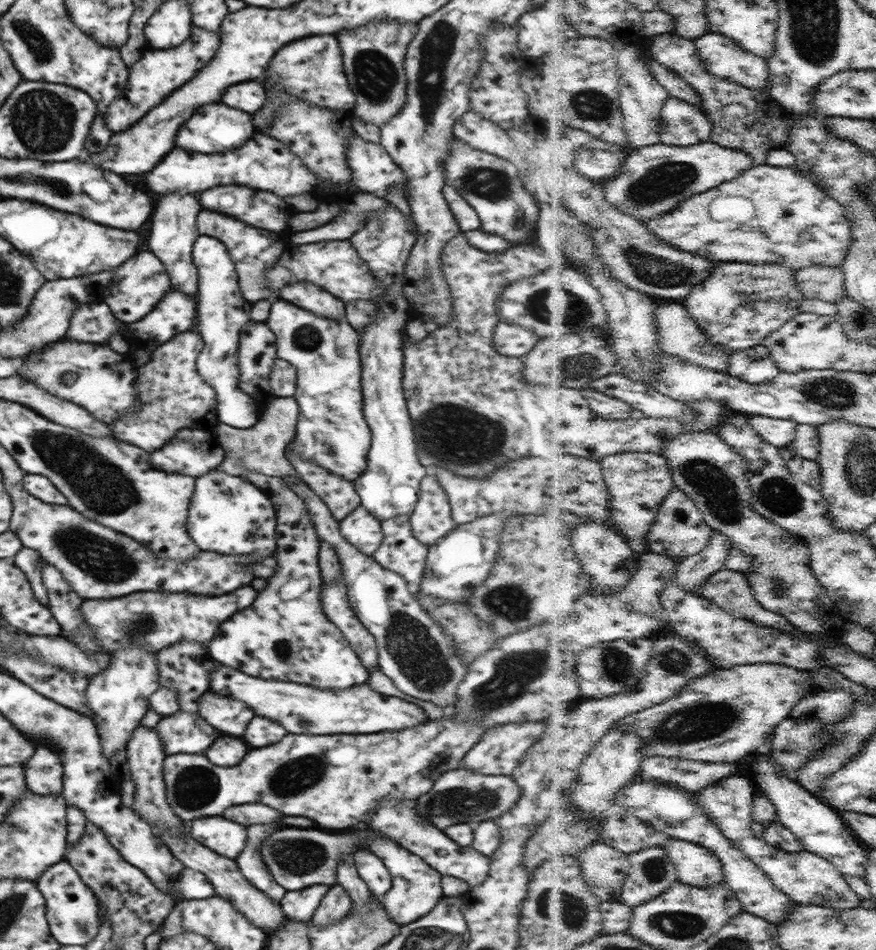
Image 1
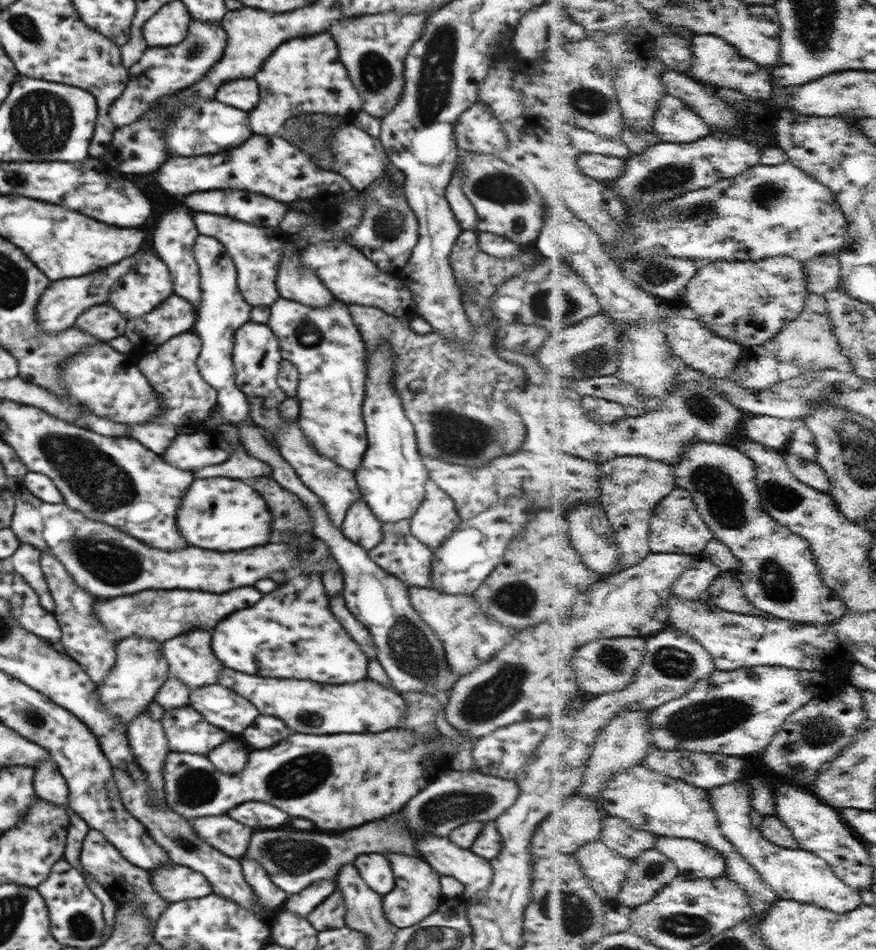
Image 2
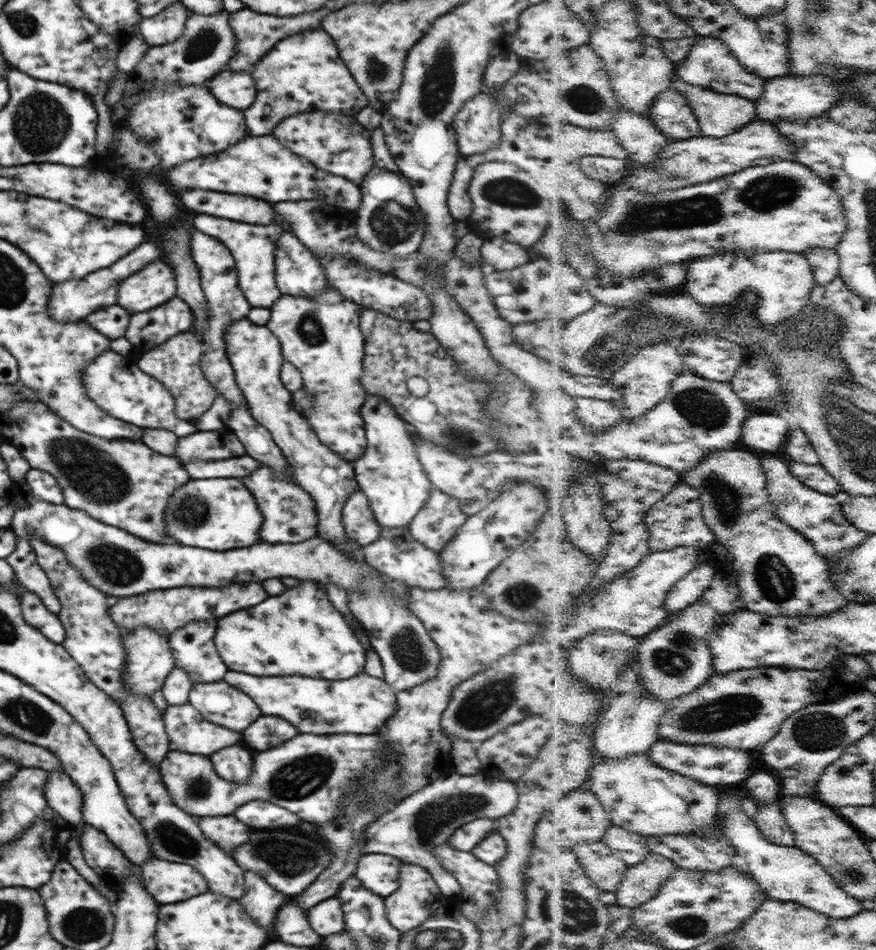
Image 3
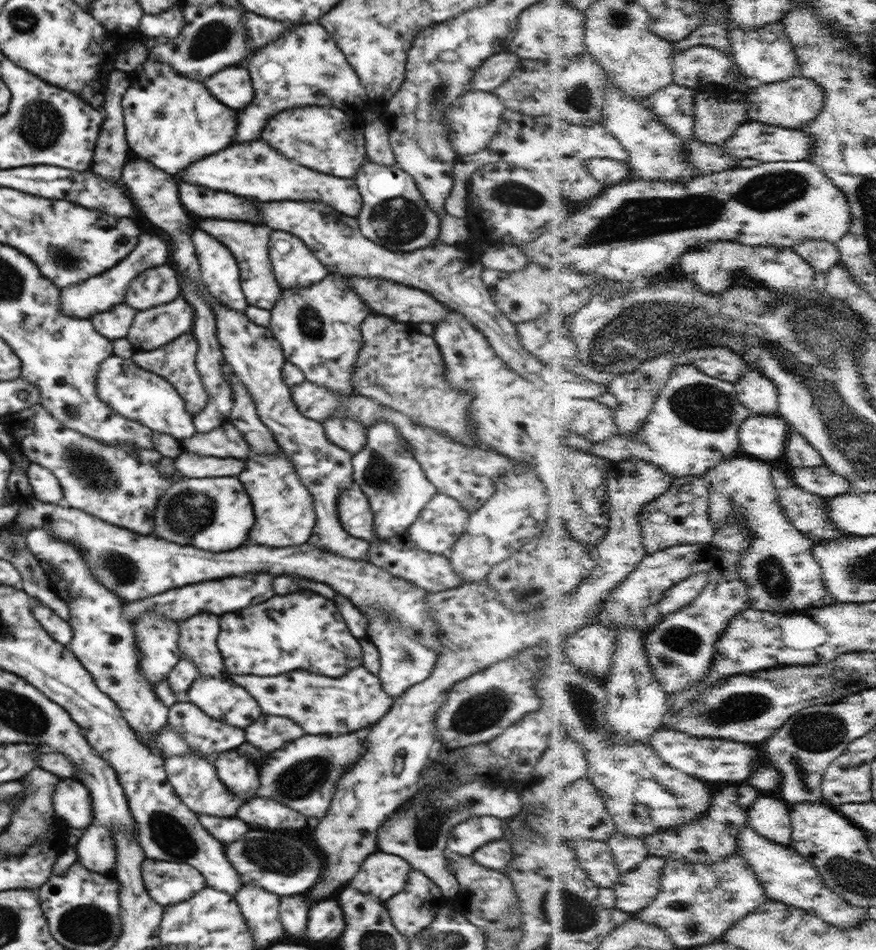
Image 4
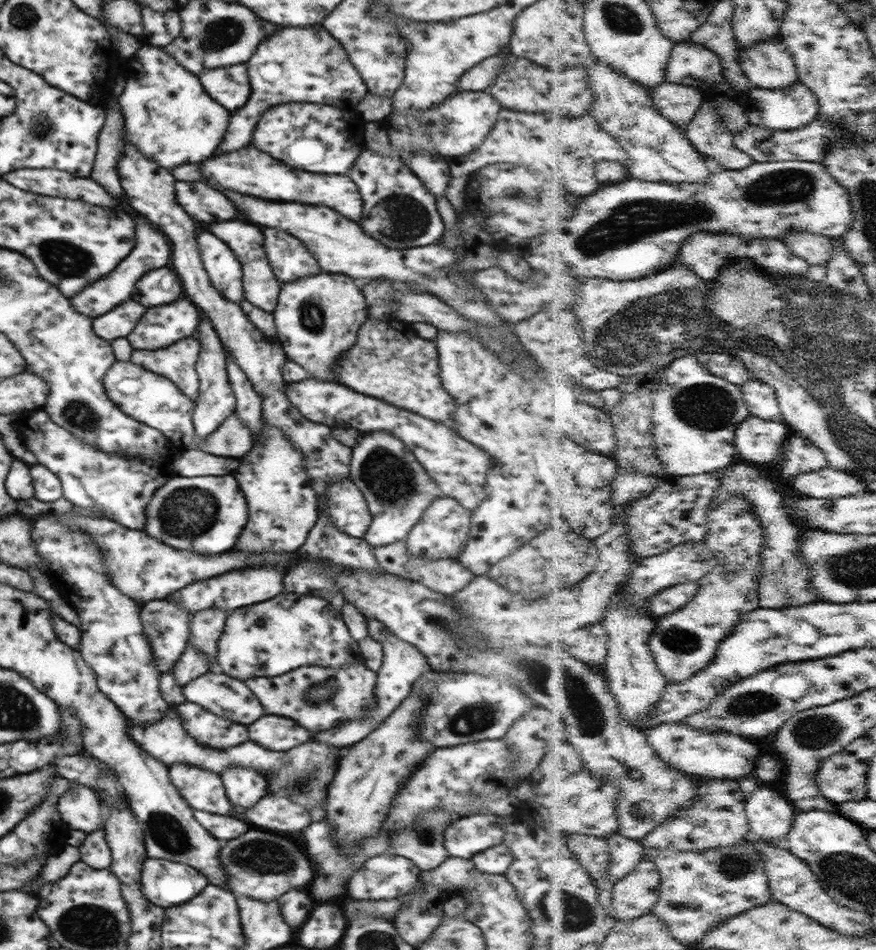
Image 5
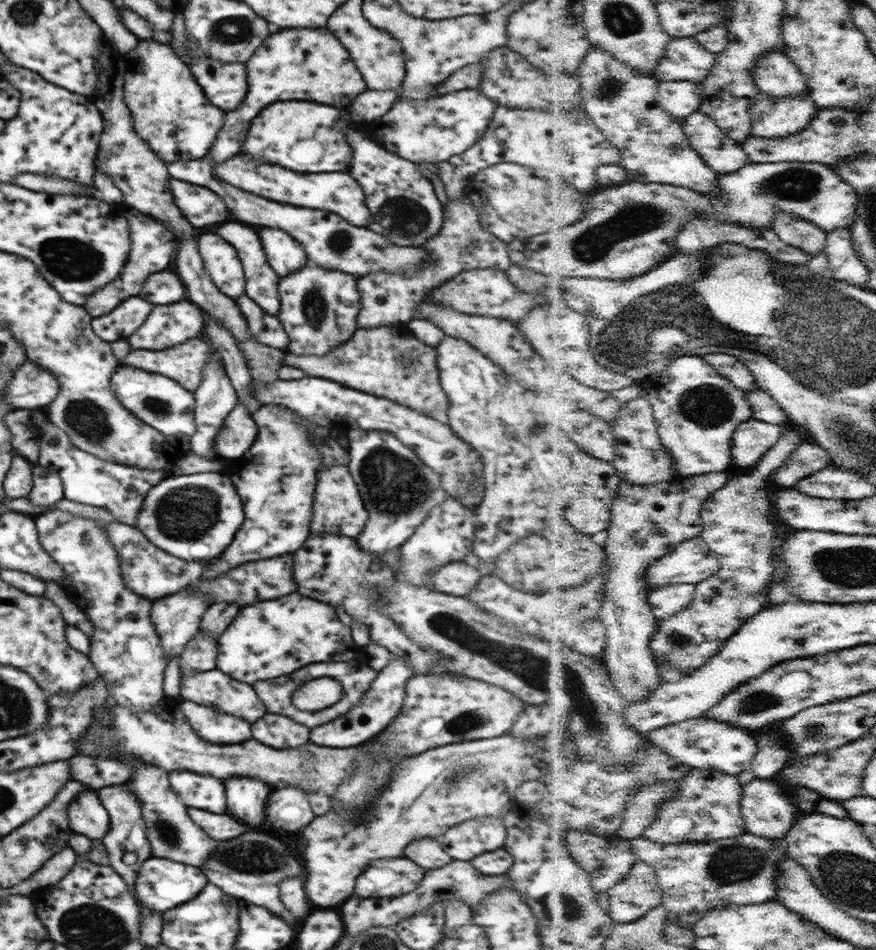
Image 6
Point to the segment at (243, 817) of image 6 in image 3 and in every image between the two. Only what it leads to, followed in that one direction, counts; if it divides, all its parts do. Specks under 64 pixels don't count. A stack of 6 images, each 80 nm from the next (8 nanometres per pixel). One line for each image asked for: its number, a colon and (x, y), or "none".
3: (233, 764)
4: (238, 773)
5: (245, 787)

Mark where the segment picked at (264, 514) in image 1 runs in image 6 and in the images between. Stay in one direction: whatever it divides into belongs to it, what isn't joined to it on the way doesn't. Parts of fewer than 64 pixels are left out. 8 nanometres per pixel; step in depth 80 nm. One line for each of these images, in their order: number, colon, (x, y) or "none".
2: (217, 513)
3: (219, 514)
4: (203, 497)
5: (208, 513)
6: (194, 516)

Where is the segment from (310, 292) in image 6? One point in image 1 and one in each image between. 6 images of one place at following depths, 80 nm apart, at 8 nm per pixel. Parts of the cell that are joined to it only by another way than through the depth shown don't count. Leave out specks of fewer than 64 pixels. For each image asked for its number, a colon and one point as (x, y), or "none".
1: (331, 432)
2: (325, 346)
3: (321, 336)
4: (319, 327)
5: (317, 318)

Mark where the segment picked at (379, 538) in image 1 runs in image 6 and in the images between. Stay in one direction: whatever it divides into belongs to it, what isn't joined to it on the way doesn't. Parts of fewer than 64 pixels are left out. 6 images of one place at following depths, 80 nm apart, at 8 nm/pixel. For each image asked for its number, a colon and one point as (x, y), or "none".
2: (360, 525)
3: (359, 524)
4: (355, 514)
5: (347, 508)
6: (338, 508)

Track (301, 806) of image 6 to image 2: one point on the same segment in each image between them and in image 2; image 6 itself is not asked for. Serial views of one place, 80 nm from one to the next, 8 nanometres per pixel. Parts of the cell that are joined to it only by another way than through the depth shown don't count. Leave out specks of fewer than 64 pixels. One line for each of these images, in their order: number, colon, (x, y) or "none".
2: (259, 816)
3: (259, 815)
4: (268, 814)
5: (277, 813)

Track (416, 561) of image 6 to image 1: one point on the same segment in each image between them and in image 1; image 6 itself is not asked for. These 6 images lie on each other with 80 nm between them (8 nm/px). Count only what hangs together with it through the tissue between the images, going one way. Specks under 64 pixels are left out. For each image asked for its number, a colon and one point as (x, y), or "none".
1: (431, 519)
2: (436, 517)
3: (435, 524)
4: (443, 519)
5: (443, 529)

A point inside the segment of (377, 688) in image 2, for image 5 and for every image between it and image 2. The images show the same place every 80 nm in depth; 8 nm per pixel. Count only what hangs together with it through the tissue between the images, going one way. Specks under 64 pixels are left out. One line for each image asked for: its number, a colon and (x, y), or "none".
3: (359, 705)
4: (354, 702)
5: (286, 695)

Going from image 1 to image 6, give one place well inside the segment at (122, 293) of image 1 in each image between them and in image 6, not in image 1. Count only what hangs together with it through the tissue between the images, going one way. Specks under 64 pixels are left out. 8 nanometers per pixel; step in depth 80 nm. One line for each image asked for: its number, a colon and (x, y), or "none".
2: (149, 282)
3: (154, 284)
4: (159, 285)
5: (157, 287)
6: (162, 288)

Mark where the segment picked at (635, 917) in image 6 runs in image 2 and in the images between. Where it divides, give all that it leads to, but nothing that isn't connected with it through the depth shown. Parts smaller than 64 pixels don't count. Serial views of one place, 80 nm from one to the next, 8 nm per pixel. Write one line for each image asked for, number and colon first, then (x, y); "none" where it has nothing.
2: (653, 871)
3: (643, 882)
4: (635, 890)
5: (637, 895)

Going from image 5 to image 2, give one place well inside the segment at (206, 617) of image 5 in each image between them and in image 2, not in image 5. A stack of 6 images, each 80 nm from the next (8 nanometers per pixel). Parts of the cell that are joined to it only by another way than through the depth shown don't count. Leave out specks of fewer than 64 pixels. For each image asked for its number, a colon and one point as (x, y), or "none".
2: (190, 658)
3: (193, 646)
4: (198, 638)

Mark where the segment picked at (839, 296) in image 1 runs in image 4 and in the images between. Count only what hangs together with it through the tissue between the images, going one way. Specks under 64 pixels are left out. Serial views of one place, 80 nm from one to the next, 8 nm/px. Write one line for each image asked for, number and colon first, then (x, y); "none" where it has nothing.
2: (825, 272)
3: (826, 262)
4: (824, 255)

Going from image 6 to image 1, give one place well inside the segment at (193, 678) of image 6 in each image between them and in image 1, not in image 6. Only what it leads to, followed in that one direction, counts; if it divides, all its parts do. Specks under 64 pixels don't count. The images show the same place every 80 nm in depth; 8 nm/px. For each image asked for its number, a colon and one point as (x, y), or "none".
1: (232, 717)
2: (220, 706)
3: (218, 702)
4: (219, 697)
5: (220, 694)

